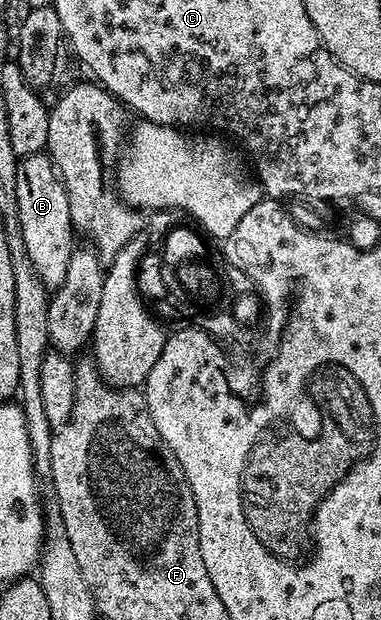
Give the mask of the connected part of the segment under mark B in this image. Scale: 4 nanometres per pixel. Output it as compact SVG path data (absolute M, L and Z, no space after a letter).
M49 155L23 156L19 159L16 170L16 210L26 257L36 278L40 278L47 290L58 288L60 282L64 282L68 261L76 247L76 233L68 210L64 182L58 176Z

